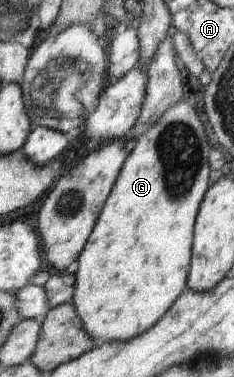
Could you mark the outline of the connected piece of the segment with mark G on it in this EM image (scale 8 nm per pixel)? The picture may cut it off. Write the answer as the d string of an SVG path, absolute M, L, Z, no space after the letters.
M182 99L162 114L162 117L137 140L136 147L127 155L126 161L120 170L120 175L116 179L114 187L94 224L92 233L89 235L84 249L77 257L78 269L75 272L75 290L71 299L76 308L77 316L82 320L83 328L92 339L103 339L108 342L127 342L136 336L142 335L172 307L176 299L187 289L187 277L191 262L191 245L193 242L193 225L195 224L203 197L211 186L209 175L212 169L208 159L211 150L212 147L208 145L204 126L198 117L197 111L192 104L188 104L186 99Z

